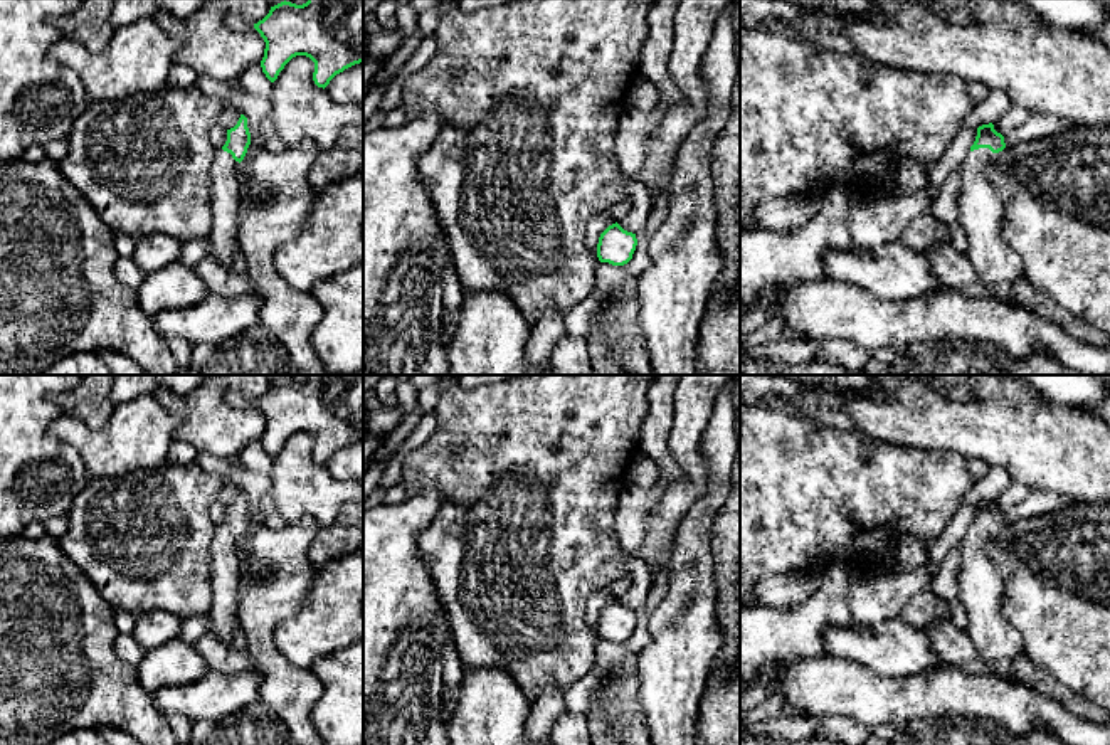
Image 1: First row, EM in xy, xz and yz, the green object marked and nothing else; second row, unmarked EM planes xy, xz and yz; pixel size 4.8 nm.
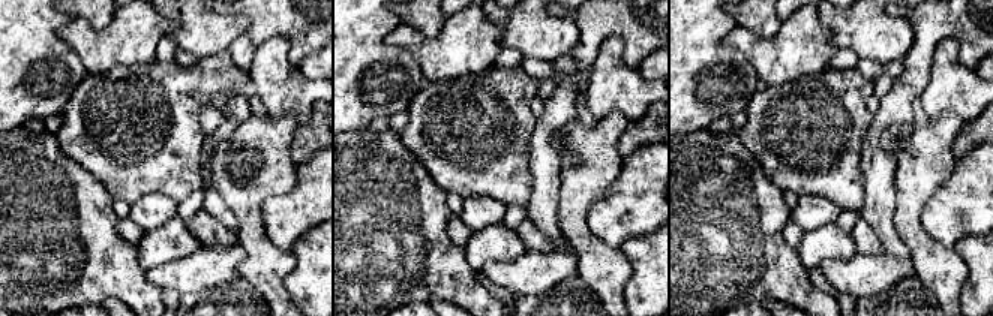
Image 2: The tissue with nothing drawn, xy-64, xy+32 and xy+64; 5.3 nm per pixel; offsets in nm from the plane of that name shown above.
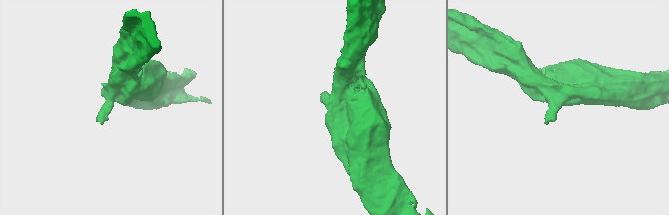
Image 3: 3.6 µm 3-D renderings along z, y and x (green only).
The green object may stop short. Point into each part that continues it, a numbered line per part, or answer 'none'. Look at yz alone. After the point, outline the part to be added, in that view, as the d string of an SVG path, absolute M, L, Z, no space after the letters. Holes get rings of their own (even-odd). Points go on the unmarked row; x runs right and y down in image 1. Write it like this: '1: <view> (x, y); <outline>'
1: yz (981, 591); M969 528L960 542L959 600L967 612L969 636L992 676L1016 683L1009 671L1024 653L1021 634L1004 616L1004 584L986 553L996 530Z

